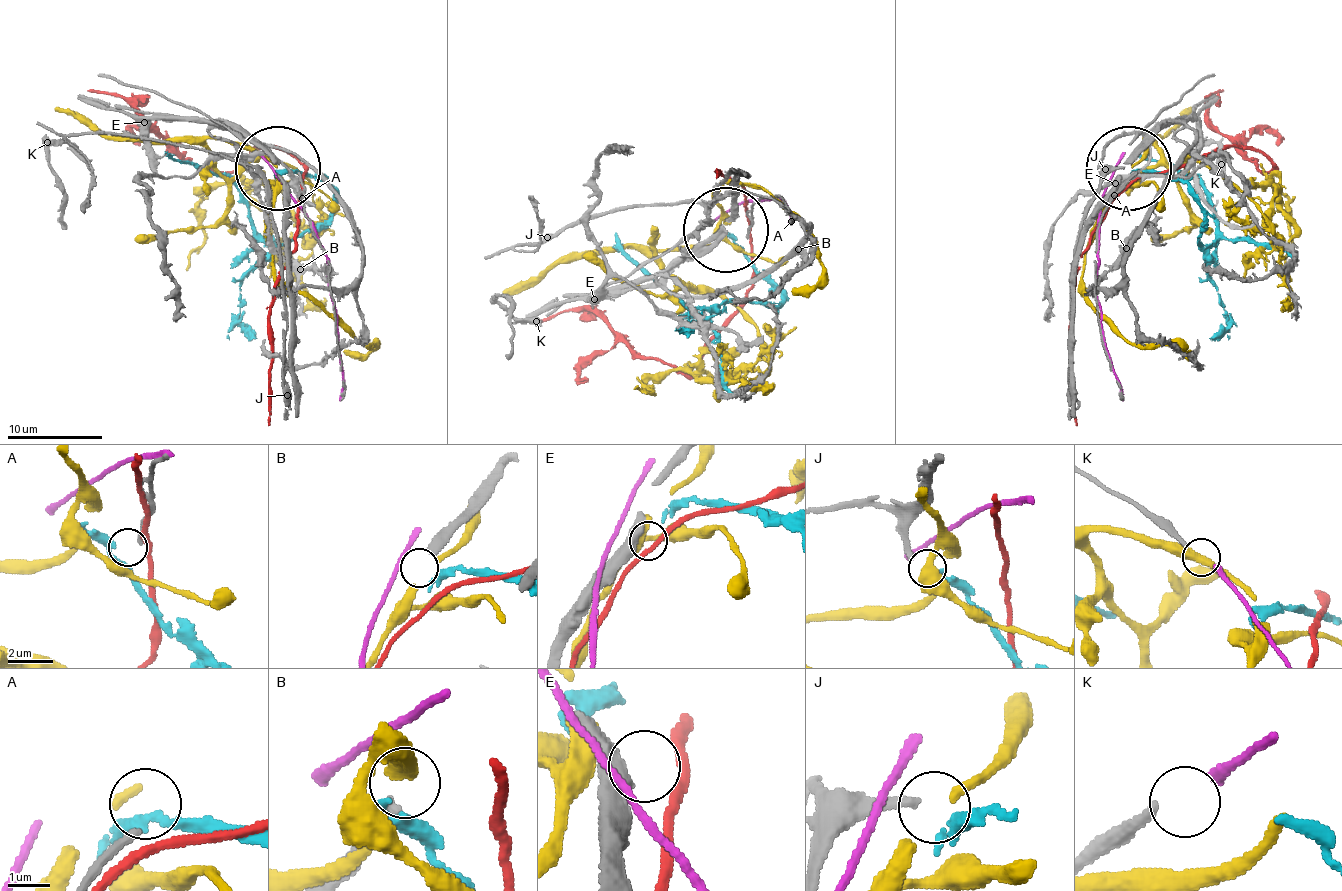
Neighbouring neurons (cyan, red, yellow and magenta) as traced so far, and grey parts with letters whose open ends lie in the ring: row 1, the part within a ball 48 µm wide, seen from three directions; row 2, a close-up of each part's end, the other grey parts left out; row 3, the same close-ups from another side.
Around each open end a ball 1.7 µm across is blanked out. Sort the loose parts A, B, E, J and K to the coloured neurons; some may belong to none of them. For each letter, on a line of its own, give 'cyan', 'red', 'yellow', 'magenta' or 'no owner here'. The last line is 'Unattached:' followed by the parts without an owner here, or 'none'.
A: no owner here
B: no owner here
E: no owner here
J: cyan
K: magenta
Unattached: A, B, E

